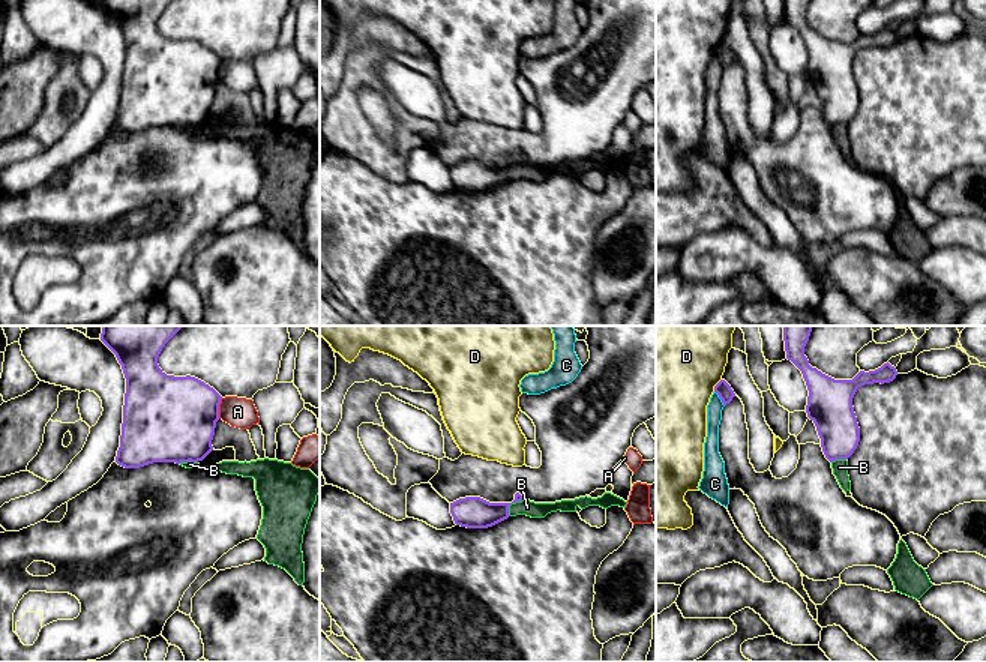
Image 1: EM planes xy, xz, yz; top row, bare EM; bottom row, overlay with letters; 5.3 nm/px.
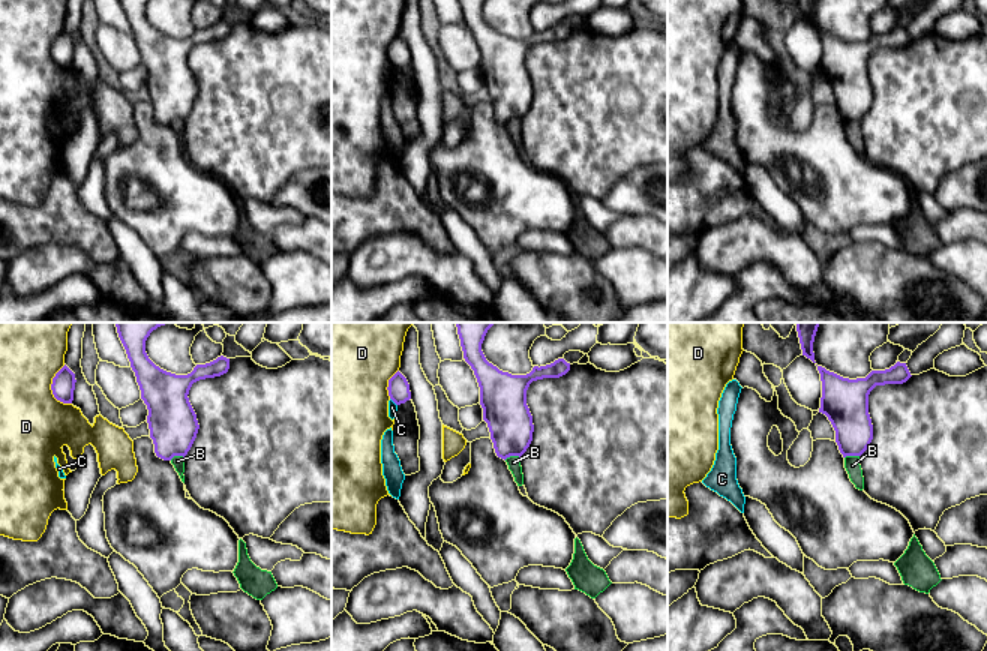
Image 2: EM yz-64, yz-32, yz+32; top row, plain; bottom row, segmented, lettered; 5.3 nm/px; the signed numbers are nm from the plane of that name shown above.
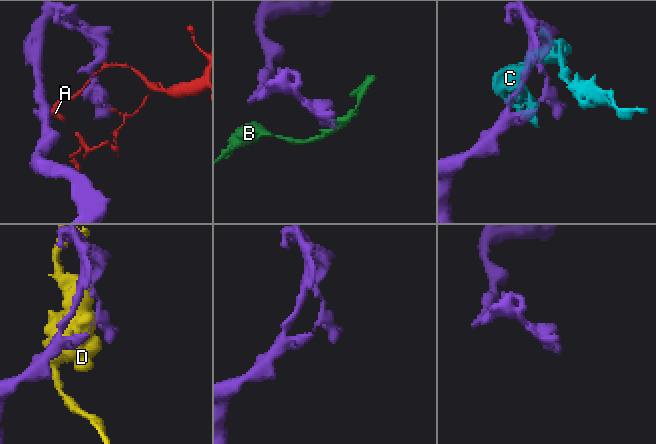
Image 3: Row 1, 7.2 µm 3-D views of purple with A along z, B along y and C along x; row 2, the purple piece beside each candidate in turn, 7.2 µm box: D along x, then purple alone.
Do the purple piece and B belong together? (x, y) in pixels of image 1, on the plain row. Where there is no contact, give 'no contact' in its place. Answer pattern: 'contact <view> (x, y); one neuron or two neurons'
contact xz (514, 165); two neurons

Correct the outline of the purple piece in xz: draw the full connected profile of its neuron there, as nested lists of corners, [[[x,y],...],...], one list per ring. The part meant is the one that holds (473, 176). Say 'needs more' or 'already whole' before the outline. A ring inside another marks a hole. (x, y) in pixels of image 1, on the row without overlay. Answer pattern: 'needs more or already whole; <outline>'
already whole; [[[465,161],[450,167],[450,177],[456,189],[467,192],[488,192],[509,179],[512,167],[489,167],[480,161]]]

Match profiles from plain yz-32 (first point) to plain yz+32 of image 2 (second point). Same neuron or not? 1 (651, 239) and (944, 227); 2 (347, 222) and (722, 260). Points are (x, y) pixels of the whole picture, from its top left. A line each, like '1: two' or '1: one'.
1: one
2: two

